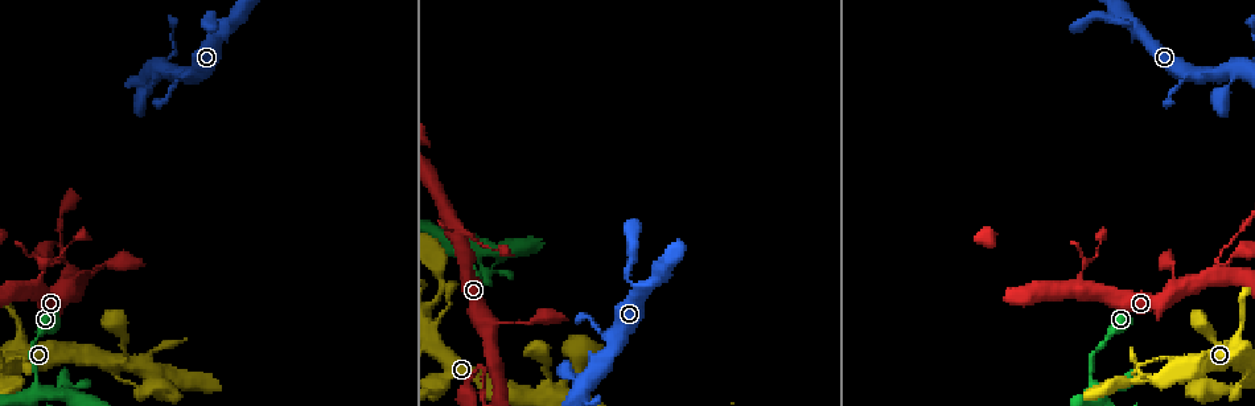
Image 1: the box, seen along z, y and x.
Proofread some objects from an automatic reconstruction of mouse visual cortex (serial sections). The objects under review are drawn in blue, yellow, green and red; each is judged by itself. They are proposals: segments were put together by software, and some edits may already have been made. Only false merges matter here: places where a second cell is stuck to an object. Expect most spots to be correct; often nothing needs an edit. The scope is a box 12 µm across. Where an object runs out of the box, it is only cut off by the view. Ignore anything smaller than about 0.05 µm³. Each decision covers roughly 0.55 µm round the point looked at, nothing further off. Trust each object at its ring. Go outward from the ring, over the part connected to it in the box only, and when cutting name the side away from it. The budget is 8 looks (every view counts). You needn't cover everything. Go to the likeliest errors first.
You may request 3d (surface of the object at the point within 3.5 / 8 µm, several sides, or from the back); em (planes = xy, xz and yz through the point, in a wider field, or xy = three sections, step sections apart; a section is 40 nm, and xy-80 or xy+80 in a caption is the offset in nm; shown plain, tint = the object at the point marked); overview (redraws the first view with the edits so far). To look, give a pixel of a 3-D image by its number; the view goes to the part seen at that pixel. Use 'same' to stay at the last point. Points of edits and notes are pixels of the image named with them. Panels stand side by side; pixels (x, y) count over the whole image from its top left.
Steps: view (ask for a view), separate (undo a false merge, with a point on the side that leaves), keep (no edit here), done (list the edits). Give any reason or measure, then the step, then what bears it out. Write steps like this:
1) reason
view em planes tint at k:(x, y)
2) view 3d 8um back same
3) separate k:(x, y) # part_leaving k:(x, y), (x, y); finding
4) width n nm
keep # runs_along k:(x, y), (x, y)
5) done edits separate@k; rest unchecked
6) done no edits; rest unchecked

calibre changes
view 3d 3.5um at 1:(58, 390)

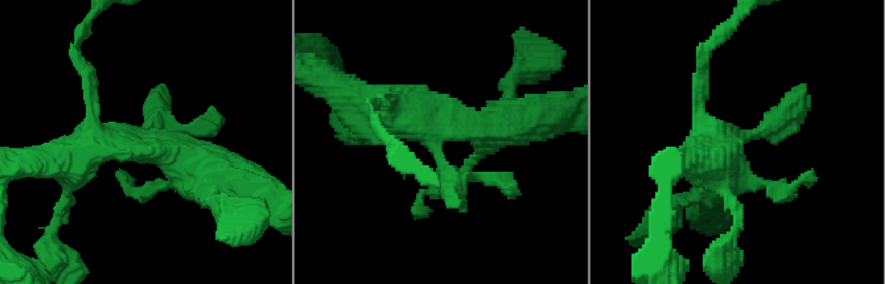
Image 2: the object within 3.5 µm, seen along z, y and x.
view em xy step 1 tint at 2:(758, 131)

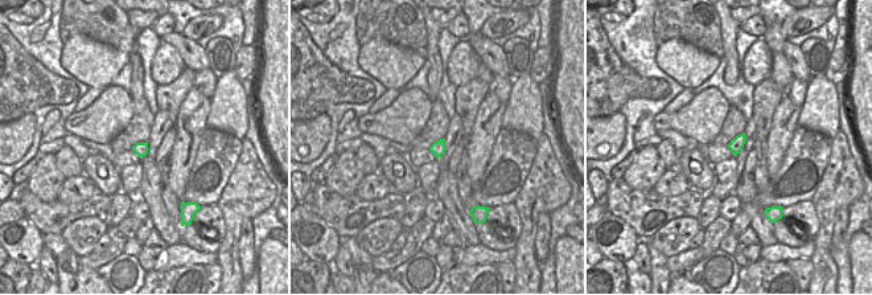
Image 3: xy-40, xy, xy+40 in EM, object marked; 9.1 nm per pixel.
cut it another way
view em xy step 2 tint same

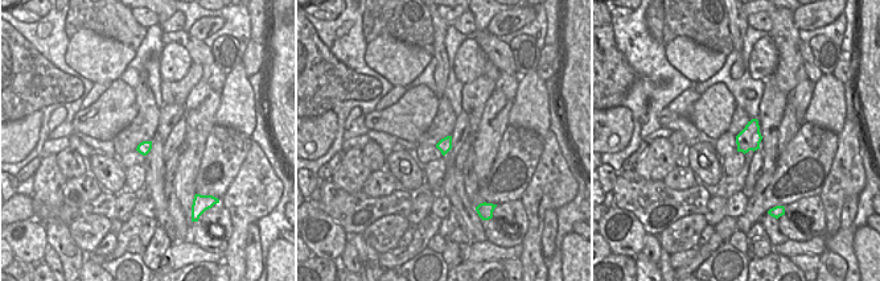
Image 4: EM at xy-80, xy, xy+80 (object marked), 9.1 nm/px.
keep # one cell here

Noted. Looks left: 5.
four arms meet
view 3d 3.5um at 1:(71, 272)

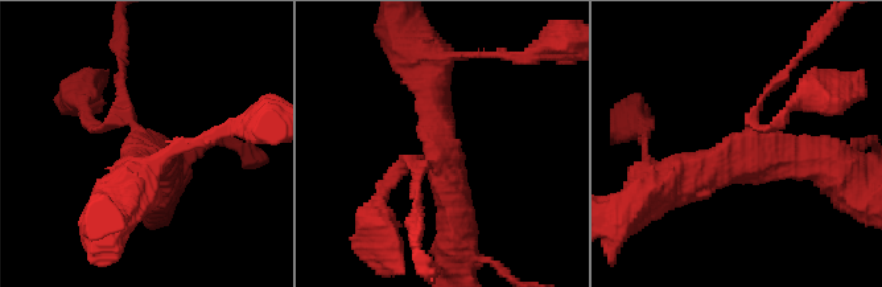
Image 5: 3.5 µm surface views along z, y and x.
arms 4; arm_widths 100, 150, 450, 450 nm; now the EM
view em xy step 1 tint at 5:(442, 154)

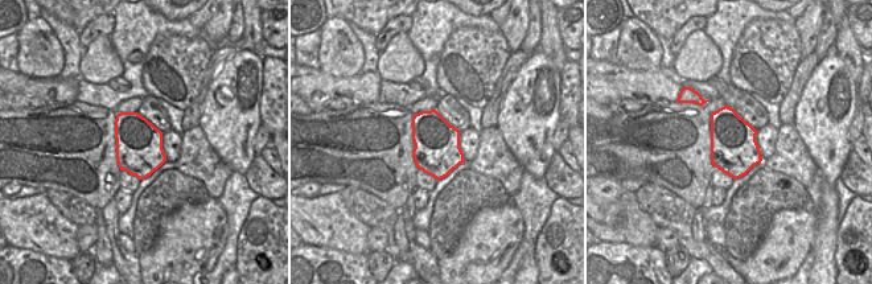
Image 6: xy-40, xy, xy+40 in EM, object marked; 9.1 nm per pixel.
keep # continuous, no second cell

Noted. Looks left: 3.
view 3d 3.5um back at 1:(1138, 32)

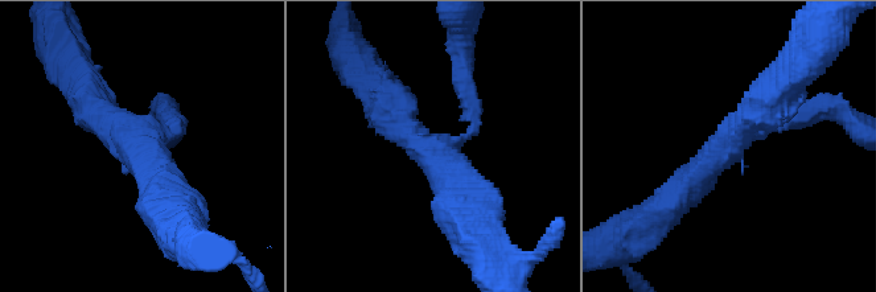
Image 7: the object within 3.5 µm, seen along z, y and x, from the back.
arms 3; arm_widths 200, 400, 450 nm; need the tissue
view em planes tint at 7:(724, 141)

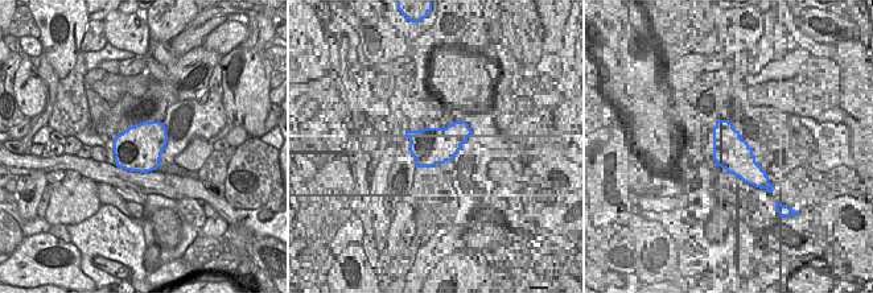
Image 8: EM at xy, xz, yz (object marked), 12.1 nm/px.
keep # runs_along 7:(665, 208), (769, 98); all the same cell

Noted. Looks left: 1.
done no edits; rest unchecked

